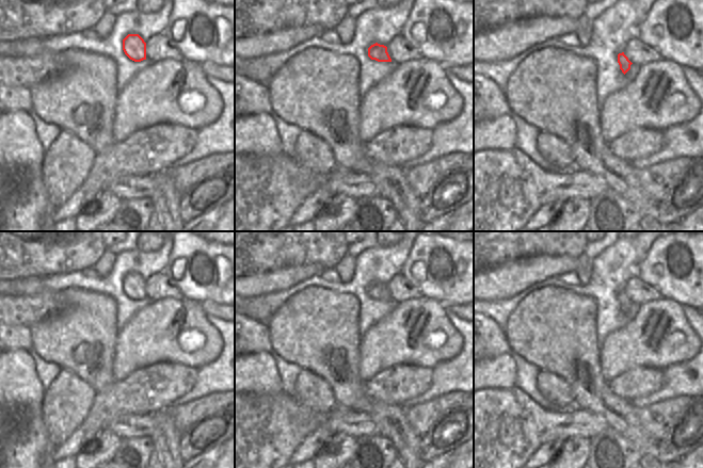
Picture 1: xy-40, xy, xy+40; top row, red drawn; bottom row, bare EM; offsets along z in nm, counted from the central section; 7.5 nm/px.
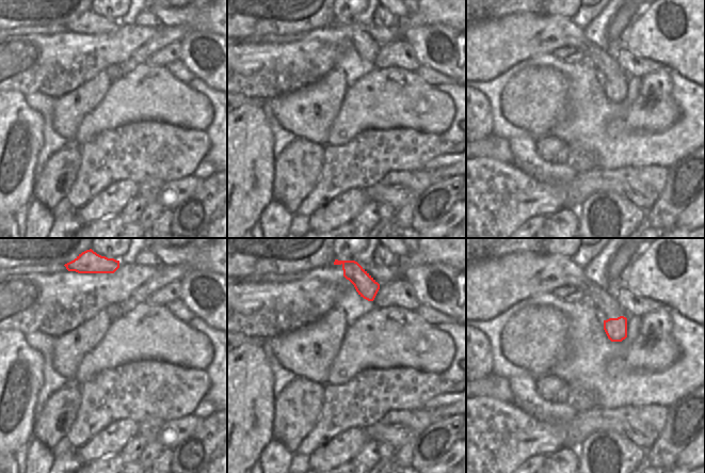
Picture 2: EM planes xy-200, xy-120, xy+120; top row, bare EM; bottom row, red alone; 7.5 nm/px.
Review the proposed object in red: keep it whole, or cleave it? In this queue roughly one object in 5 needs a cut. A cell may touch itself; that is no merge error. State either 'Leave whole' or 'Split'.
Leave whole

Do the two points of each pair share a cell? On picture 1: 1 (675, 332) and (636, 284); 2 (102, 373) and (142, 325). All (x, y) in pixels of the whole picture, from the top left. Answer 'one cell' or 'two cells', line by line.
1: two cells
2: two cells

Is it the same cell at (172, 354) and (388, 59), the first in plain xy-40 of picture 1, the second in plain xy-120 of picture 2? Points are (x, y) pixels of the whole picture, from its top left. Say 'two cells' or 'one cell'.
two cells

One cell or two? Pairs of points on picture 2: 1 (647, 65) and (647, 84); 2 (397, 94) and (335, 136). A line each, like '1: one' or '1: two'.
1: two
2: one

